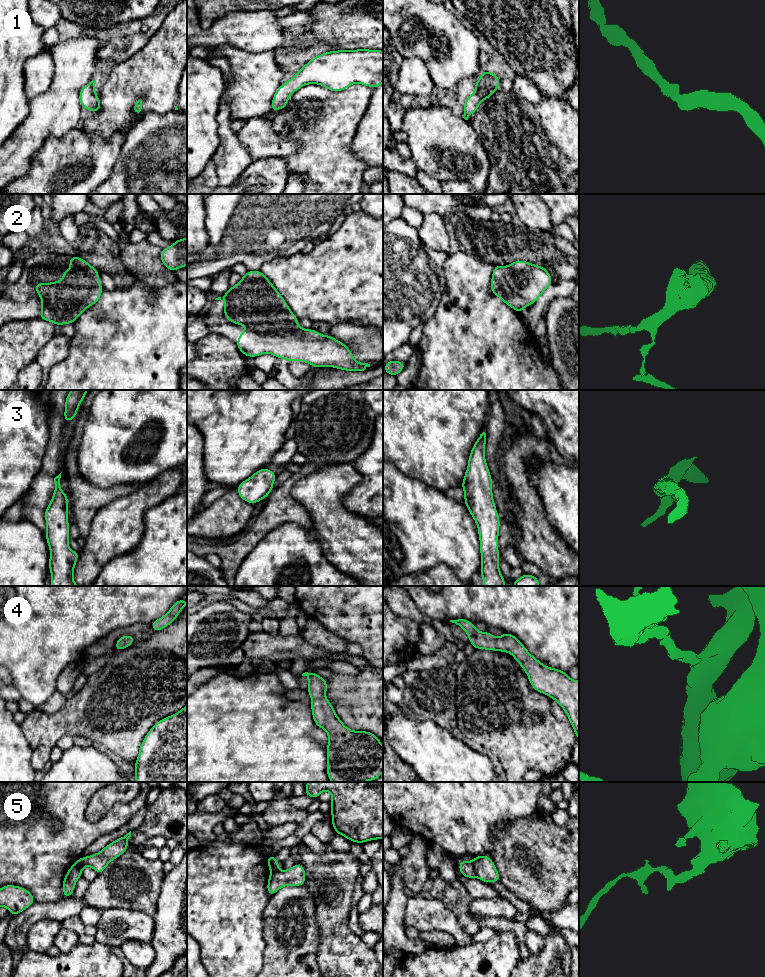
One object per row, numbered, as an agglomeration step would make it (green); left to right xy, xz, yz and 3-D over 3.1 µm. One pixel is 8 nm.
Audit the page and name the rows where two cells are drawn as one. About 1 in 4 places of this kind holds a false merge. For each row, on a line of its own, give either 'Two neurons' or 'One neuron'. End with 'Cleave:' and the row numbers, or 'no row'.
1: One neuron
2: One neuron
3: One neuron
4: One neuron
5: Two neurons
Cleave: 5

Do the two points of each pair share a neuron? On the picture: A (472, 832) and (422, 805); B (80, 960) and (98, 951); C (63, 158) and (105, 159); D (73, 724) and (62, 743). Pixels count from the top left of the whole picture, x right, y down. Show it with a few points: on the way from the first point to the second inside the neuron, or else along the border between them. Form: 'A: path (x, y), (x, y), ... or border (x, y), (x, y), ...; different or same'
A: path (460, 824), (456, 823), (438, 805), (434, 805); same
B: path (84, 960), (89, 960), (94, 955); same
C: path (73, 158), (95, 156); same
D: border (72, 735), (62, 736), (55, 745); different

